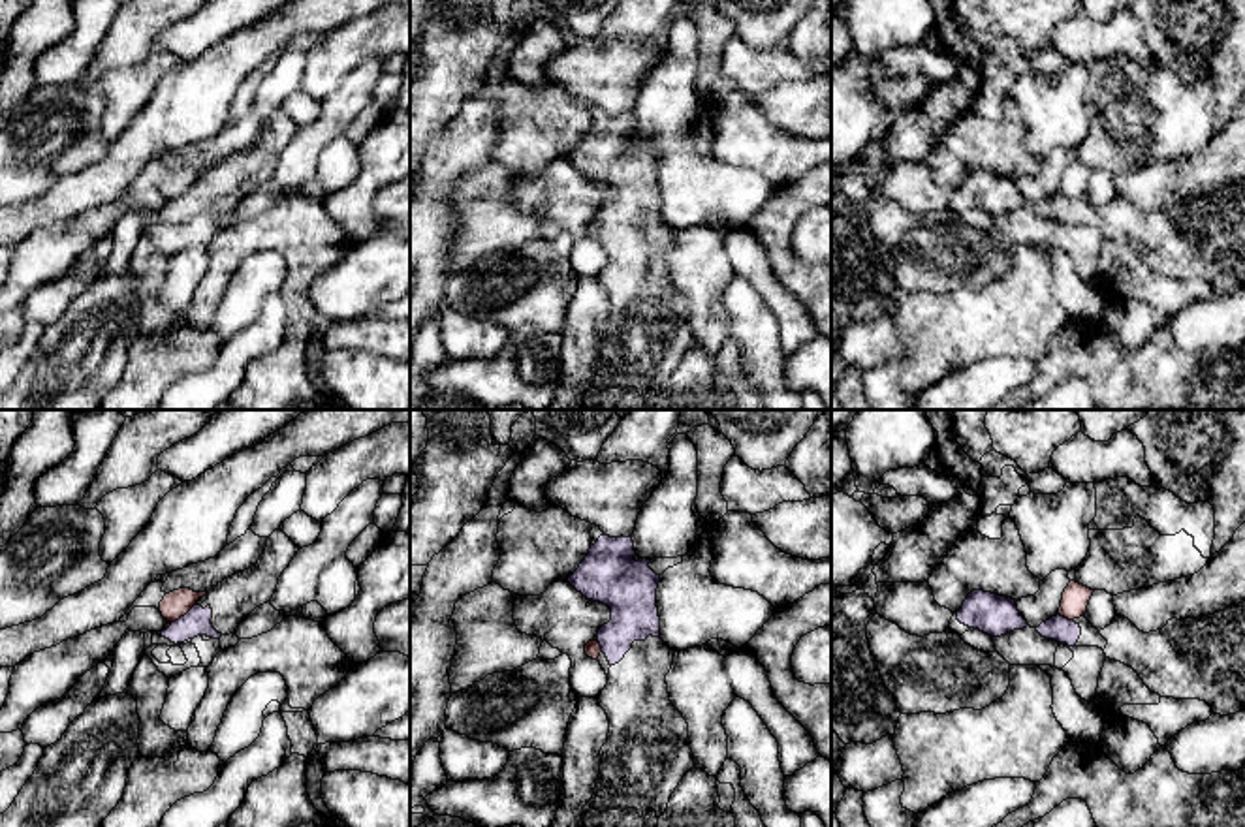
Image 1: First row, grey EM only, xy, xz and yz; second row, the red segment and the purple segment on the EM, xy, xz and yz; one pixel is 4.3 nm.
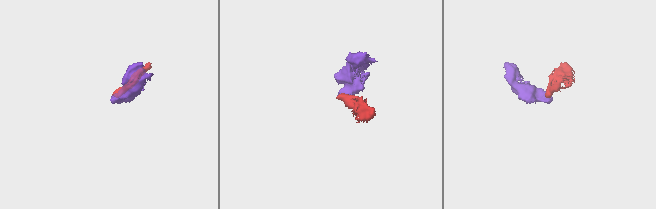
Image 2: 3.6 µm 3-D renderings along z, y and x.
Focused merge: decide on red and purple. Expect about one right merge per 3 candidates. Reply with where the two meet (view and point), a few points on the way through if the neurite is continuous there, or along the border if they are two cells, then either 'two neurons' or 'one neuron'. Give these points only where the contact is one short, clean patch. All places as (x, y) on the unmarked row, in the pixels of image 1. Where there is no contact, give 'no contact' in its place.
meets red in xy at (183, 194); border along xy (194, 183), (172, 202); two neurons

